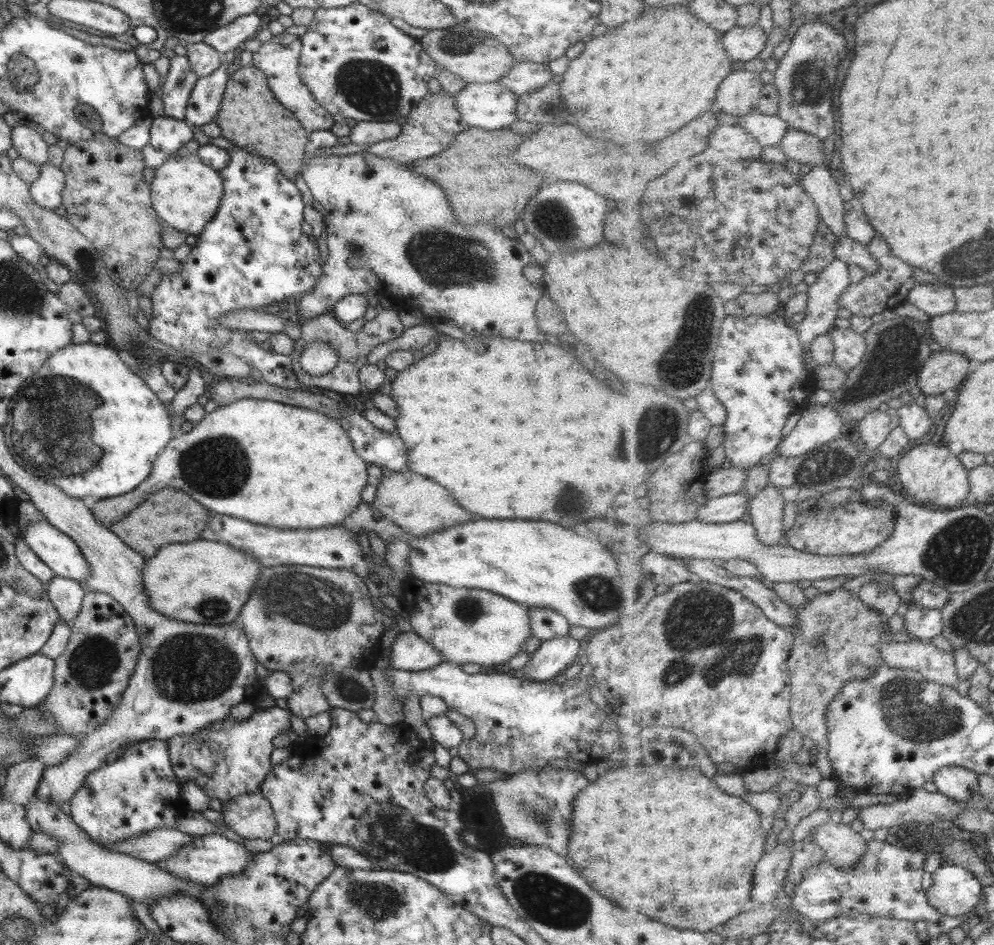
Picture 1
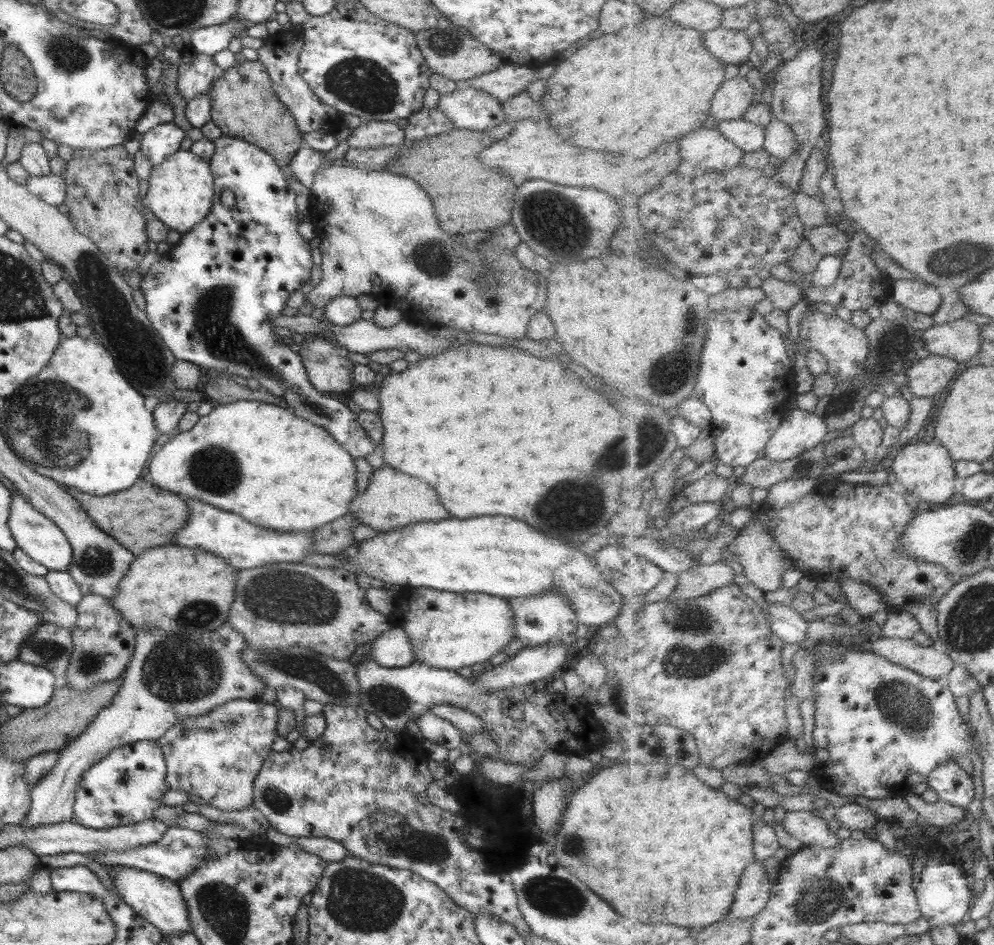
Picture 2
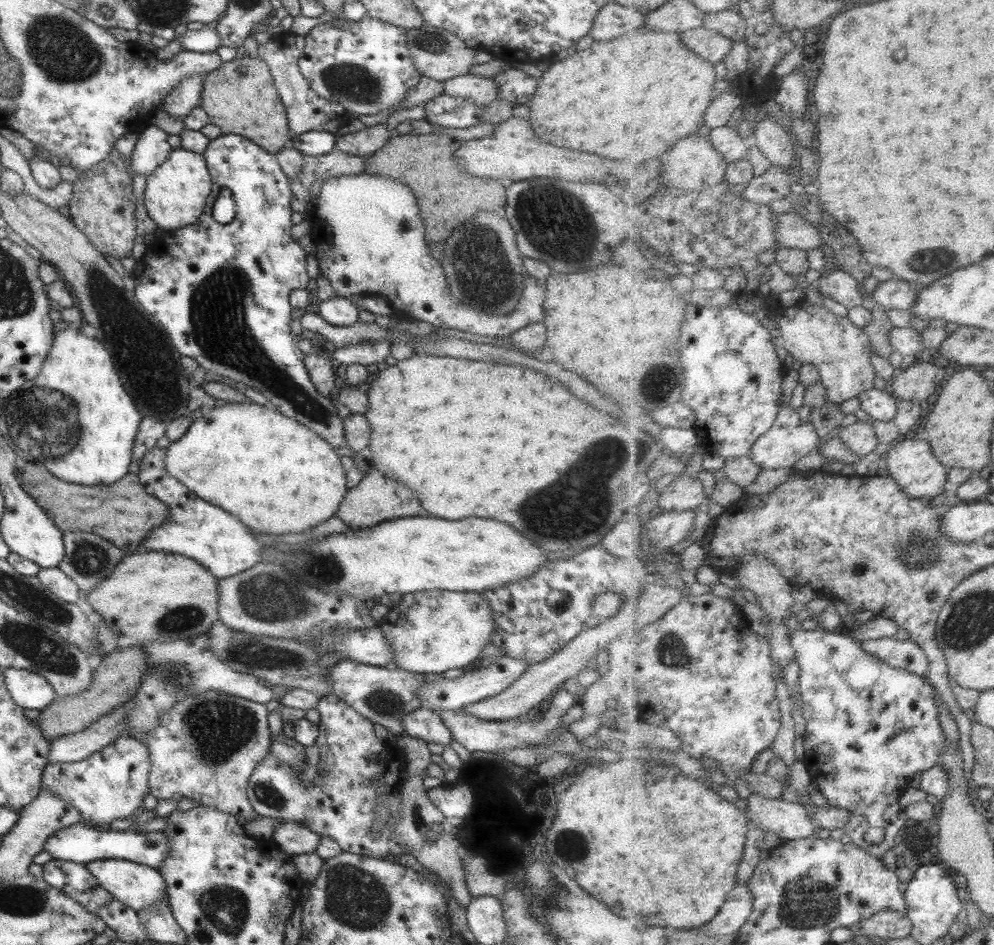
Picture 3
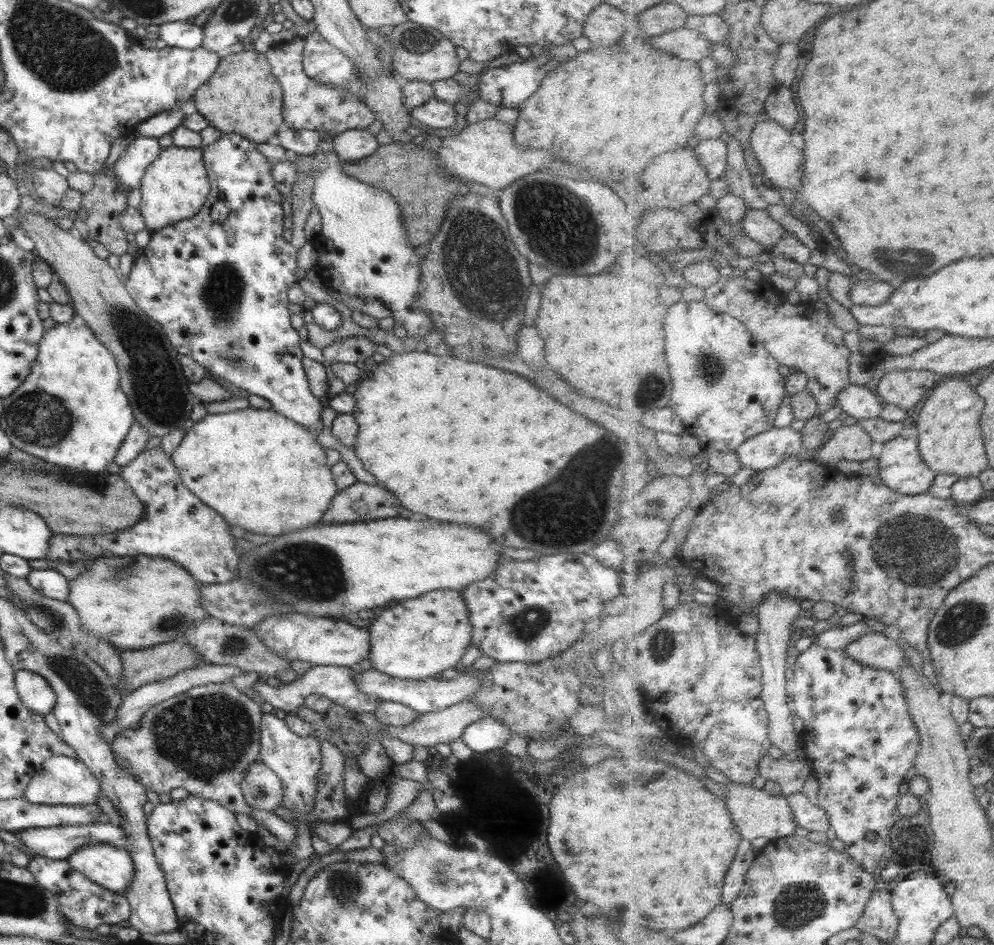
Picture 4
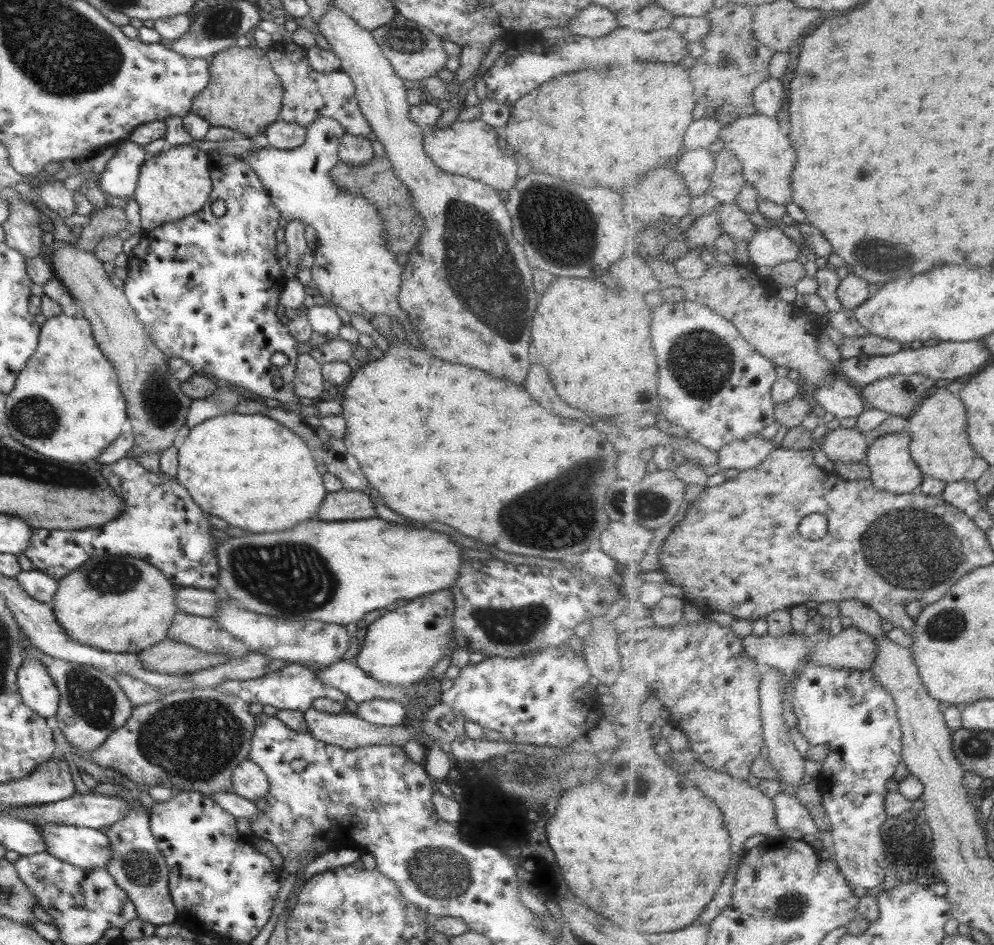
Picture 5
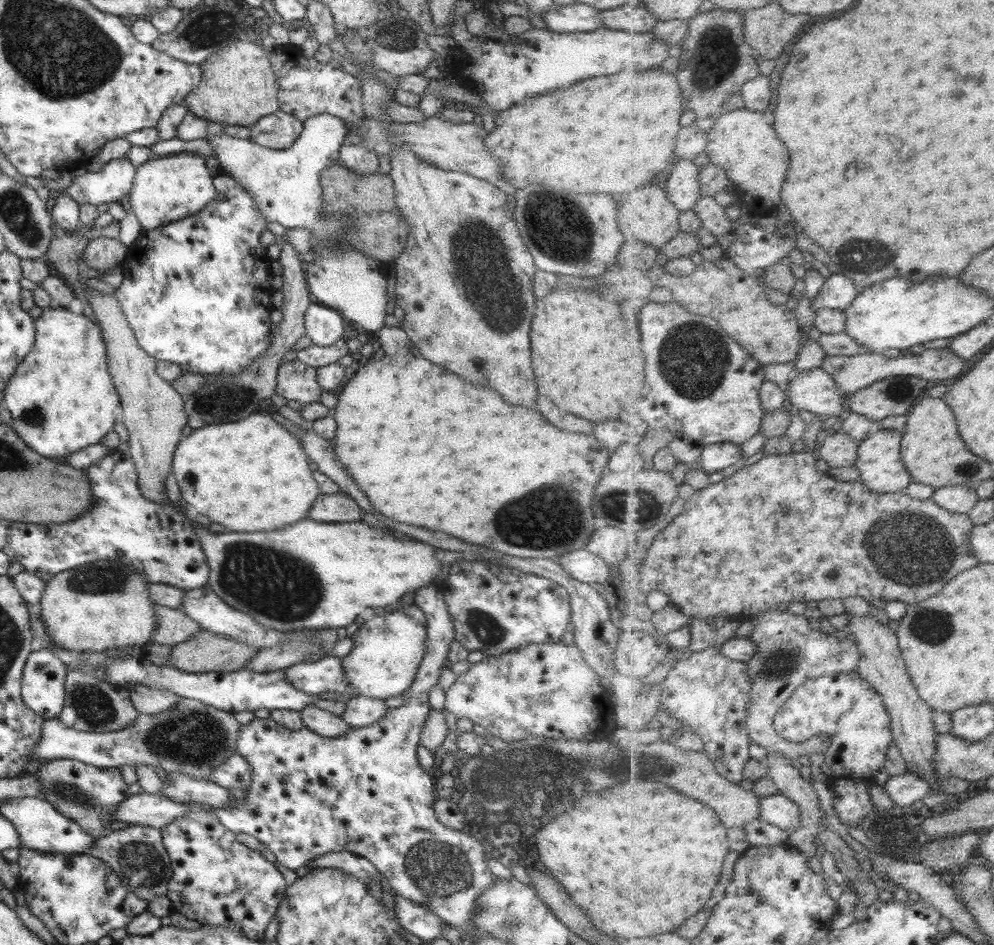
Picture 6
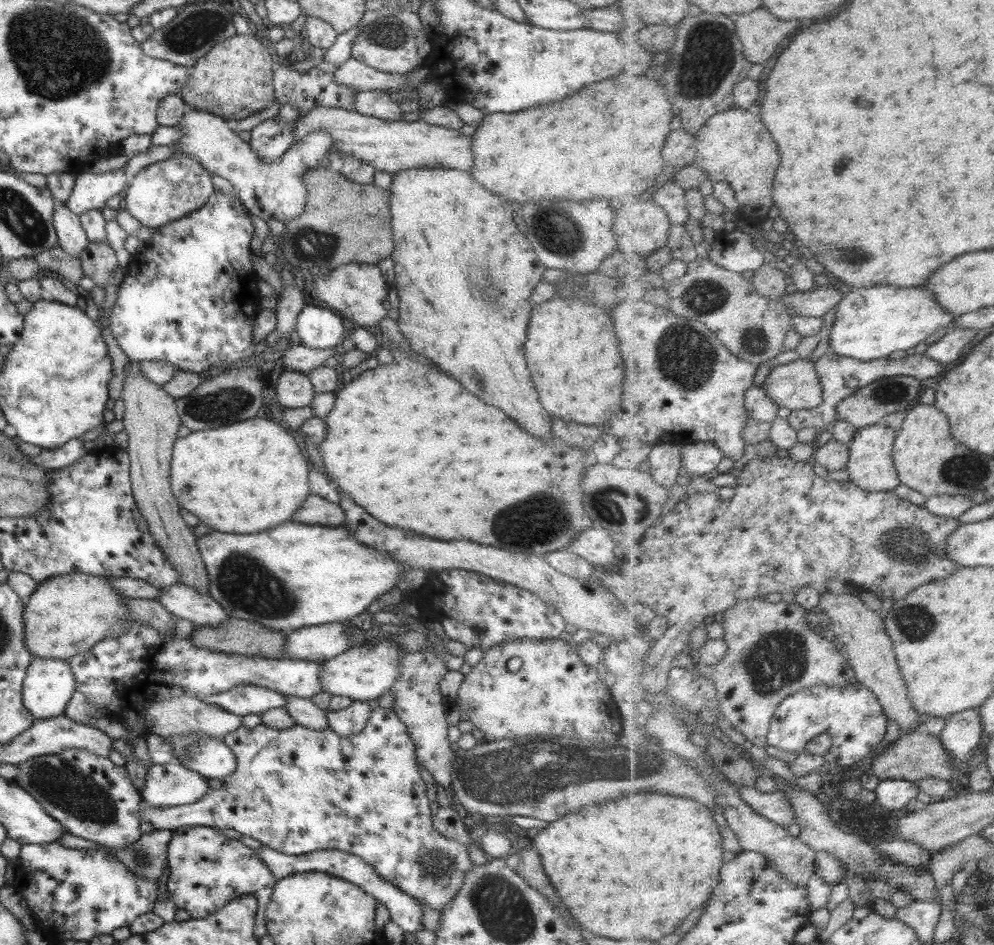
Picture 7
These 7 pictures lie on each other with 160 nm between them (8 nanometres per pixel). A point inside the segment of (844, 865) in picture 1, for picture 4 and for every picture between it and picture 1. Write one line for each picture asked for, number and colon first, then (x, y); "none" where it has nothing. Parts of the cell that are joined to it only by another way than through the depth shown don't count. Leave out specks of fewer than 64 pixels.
2: (808, 827)
3: (791, 821)
4: (757, 812)

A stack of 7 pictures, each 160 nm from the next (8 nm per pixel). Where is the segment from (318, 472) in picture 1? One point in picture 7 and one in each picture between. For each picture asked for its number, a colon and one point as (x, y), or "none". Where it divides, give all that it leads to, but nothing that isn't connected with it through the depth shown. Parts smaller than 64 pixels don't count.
2: (273, 469)
3: (275, 475)
4: (260, 471)
5: (249, 471)
6: (249, 476)
7: (245, 477)

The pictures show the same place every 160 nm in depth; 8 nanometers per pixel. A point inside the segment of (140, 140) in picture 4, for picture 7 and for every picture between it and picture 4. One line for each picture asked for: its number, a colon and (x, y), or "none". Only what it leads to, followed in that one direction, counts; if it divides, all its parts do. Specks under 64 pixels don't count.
5: (120, 173)
6: (114, 180)
7: (91, 190)

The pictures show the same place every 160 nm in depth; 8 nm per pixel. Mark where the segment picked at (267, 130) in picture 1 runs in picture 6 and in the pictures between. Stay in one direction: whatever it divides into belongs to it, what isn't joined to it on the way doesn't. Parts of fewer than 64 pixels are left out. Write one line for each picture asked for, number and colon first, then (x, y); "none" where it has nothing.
2: (243, 106)
3: (238, 97)
4: (242, 97)
5: (242, 94)
6: (237, 87)

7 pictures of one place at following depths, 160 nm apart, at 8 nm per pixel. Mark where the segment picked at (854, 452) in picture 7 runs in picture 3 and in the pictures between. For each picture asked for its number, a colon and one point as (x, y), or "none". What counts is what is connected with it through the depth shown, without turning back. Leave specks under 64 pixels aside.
3: (912, 463)
4: (902, 467)
5: (893, 468)
6: (882, 467)

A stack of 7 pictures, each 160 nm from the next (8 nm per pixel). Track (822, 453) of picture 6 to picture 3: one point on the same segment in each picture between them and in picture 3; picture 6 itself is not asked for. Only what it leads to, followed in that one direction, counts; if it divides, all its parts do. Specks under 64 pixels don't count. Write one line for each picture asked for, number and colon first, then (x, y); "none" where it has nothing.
3: (860, 437)
4: (849, 442)
5: (841, 445)

